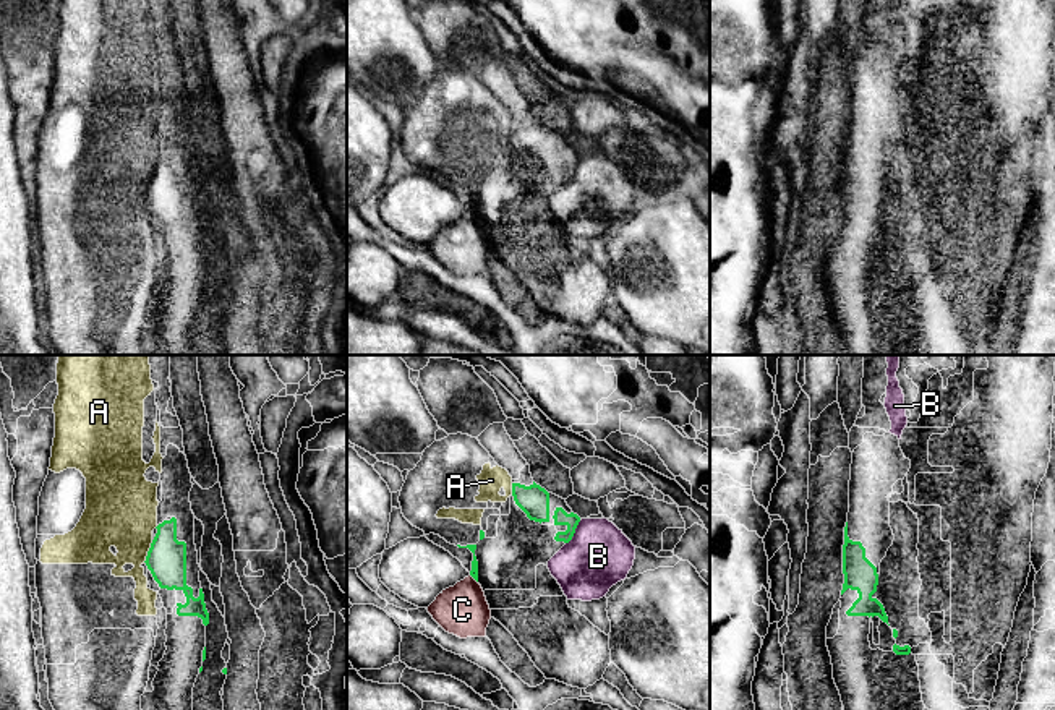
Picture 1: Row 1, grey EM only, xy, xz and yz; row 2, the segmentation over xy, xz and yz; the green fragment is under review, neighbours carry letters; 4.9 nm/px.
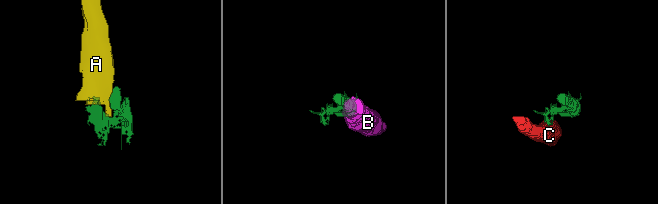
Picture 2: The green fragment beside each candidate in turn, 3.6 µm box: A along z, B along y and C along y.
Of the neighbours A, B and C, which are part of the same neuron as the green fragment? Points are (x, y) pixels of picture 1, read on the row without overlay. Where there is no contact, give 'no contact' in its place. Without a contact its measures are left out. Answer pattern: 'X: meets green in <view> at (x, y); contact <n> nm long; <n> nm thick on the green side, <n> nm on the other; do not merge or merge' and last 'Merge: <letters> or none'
A: meets green in xy at (148, 188); contact 120 nm long; 200 nm thick on the green side, 360 nm on the other; do not merge
B: meets green in xz at (574, 169); contact 140 nm long; 80 nm thick on the green side, 320 nm on the other; do not merge
C: meets green in xz at (474, 214); contact 60 nm long; 50 nm thick on the green side, 260 nm on the other; do not merge
Merge: none

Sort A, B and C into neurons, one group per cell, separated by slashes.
A / B / C

